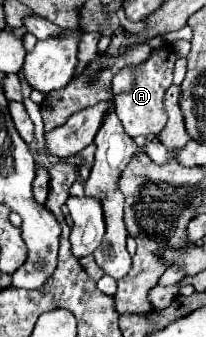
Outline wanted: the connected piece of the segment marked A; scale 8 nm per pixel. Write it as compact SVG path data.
M163 46L161 50L153 50L151 58L145 64L137 66L137 68L125 68L125 70L115 74L115 78L113 78L115 114L119 116L125 132L131 138L159 134L163 130L163 126L167 122L163 96L165 96L165 90L171 86L173 64L175 64L173 48Z

